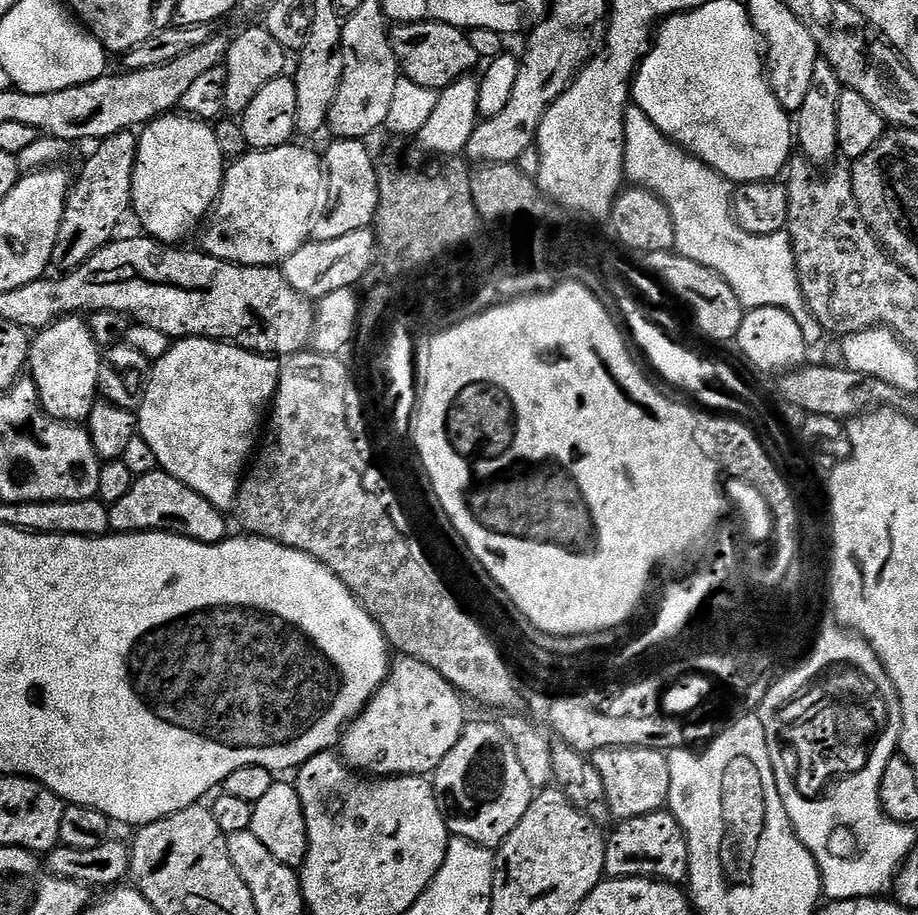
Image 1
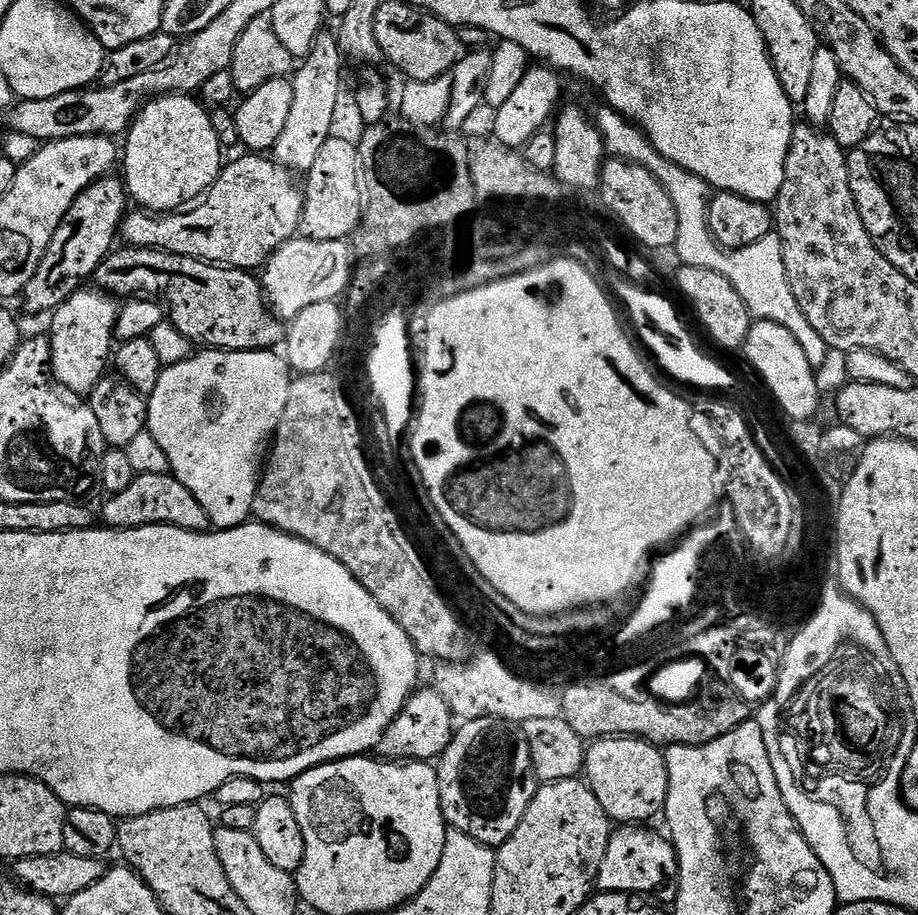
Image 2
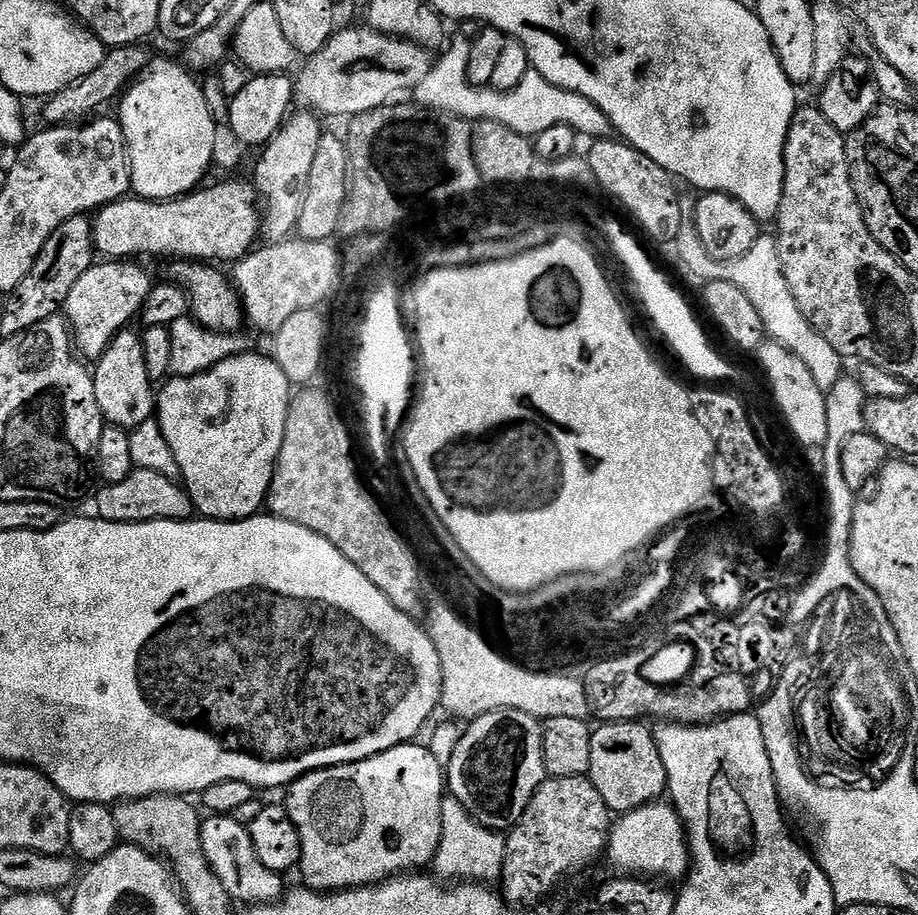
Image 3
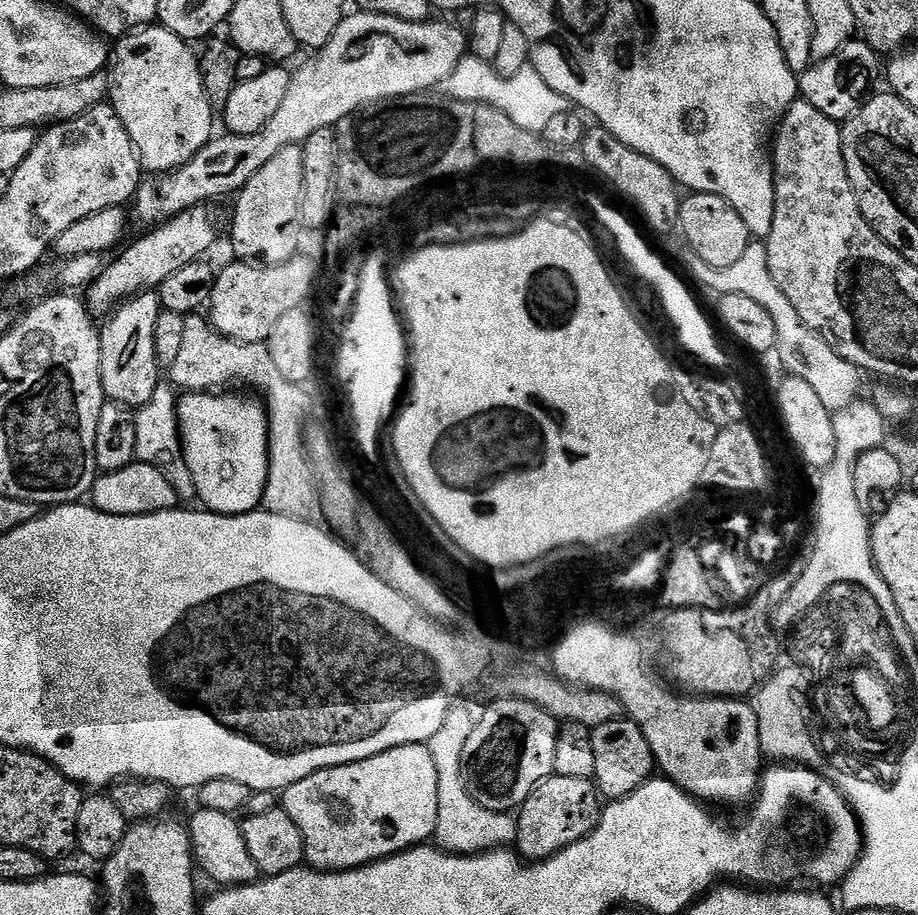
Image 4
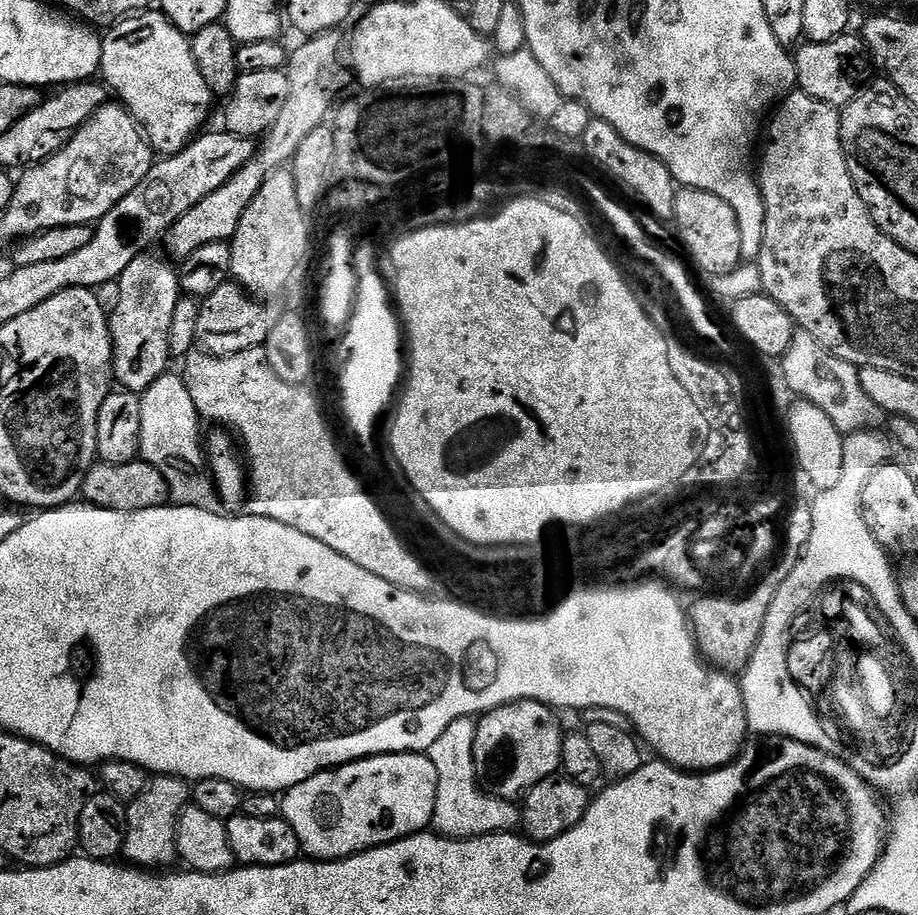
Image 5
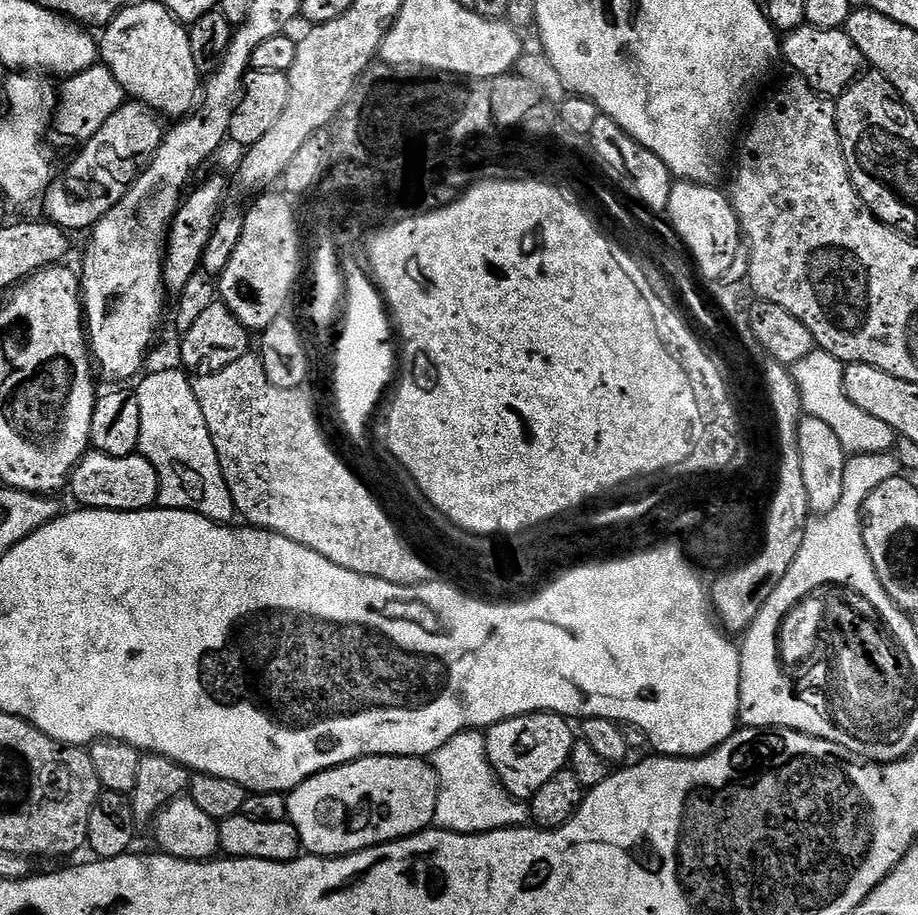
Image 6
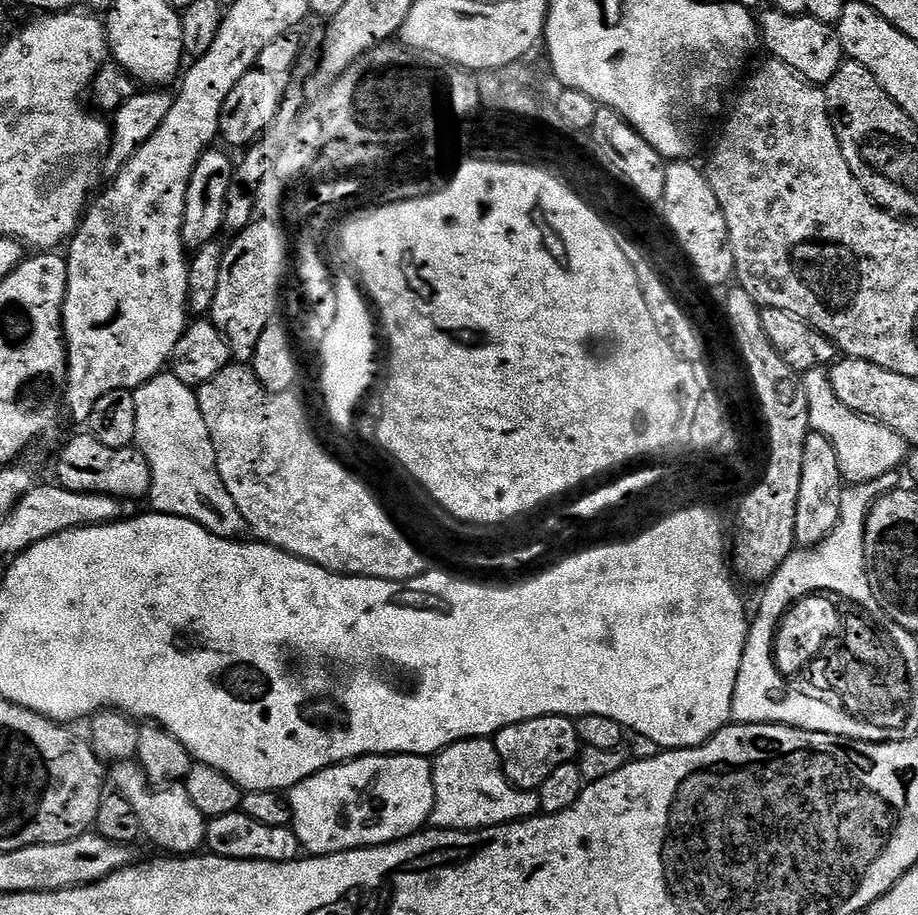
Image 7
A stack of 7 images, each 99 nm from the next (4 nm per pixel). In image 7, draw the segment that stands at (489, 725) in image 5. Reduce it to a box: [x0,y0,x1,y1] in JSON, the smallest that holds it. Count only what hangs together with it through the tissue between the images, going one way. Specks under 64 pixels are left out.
[494,716,582,790]

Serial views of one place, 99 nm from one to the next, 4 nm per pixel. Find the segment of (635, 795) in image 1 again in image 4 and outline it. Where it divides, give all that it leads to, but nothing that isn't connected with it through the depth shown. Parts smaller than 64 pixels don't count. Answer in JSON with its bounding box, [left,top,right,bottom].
[591,718,658,801]

